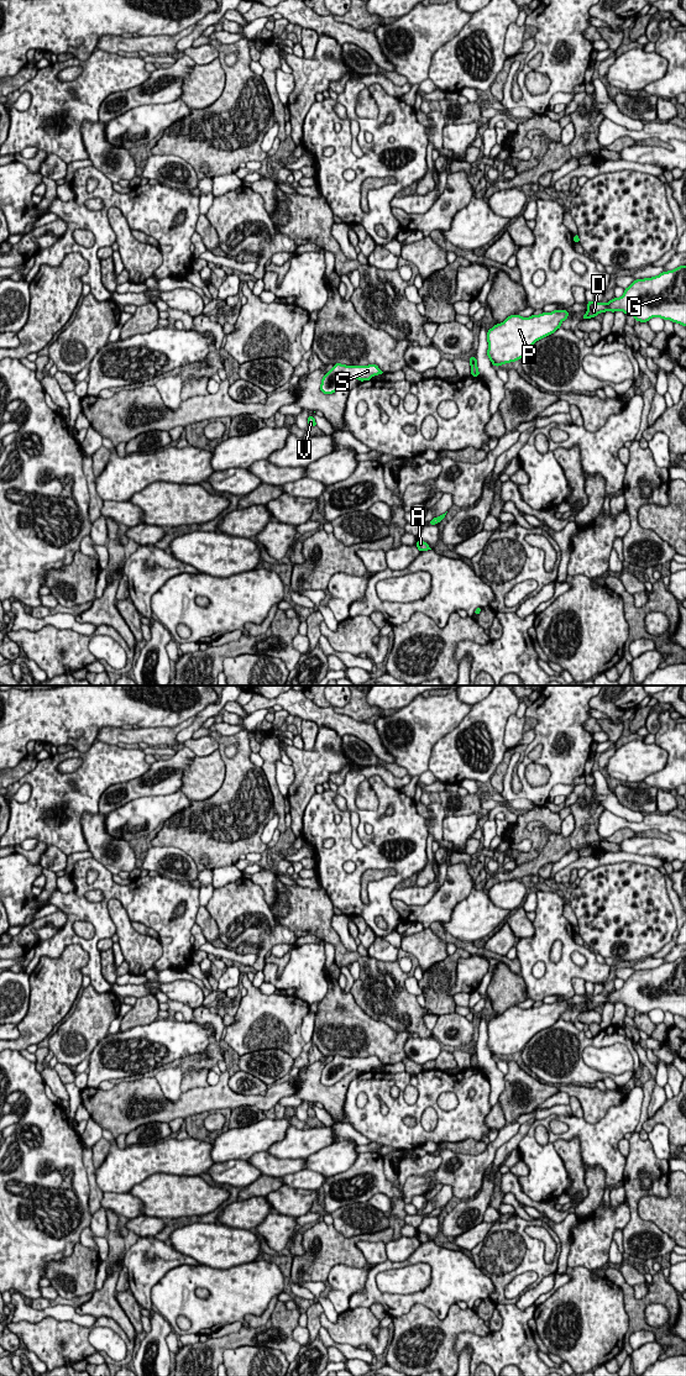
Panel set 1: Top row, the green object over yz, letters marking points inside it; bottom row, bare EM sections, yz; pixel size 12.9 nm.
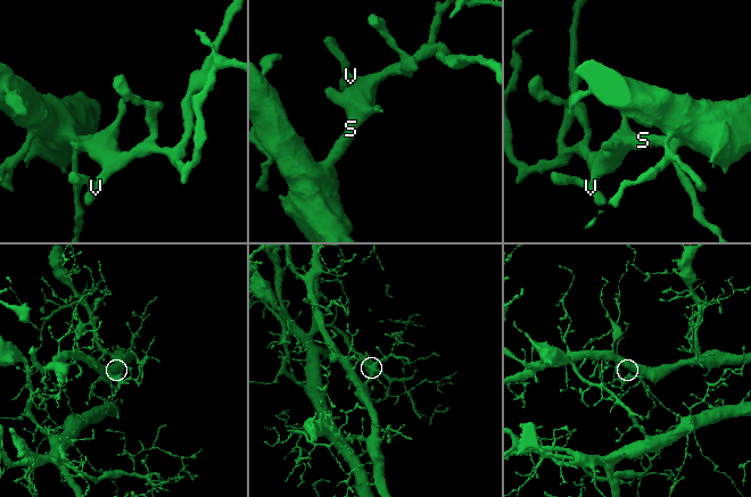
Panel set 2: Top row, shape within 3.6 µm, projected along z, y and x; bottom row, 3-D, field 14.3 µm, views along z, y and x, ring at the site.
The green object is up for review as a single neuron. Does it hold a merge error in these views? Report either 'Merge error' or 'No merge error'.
No merge error

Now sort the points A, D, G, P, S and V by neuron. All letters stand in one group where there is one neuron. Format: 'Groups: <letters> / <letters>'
Groups: A D G P S V

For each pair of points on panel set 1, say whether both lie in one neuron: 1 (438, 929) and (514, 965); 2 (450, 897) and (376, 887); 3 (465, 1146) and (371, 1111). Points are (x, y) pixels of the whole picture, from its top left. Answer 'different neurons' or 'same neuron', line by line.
1: same neuron
2: different neurons
3: different neurons

